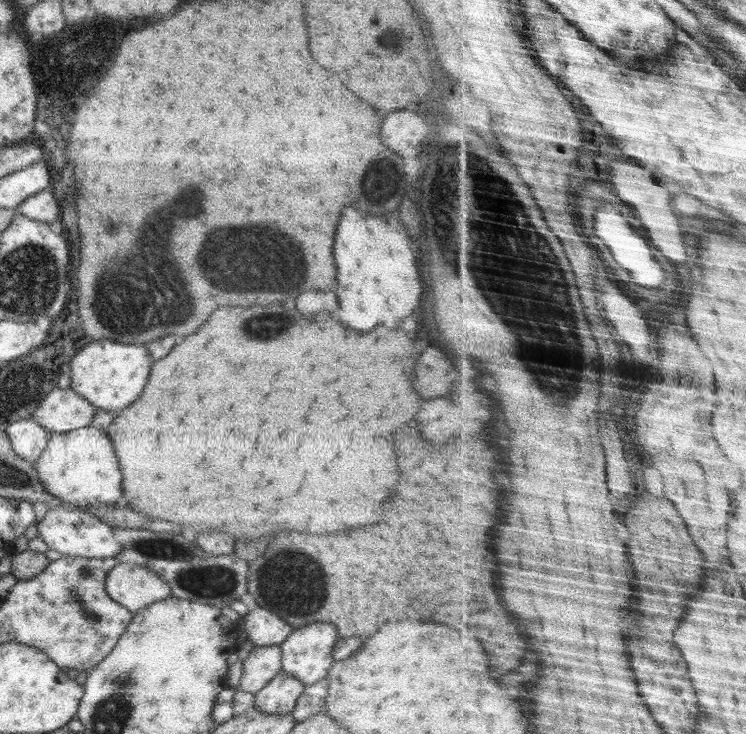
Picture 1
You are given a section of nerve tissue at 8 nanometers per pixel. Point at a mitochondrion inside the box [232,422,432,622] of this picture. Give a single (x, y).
(294, 598)

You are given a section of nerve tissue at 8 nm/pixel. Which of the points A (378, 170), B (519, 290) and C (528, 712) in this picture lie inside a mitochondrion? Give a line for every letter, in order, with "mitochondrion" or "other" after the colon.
A: other
B: mitochondrion
C: other

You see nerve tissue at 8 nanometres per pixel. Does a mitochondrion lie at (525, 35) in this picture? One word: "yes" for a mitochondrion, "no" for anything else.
no

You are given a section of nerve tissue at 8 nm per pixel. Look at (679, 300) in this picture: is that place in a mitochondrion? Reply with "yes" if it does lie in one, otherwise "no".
no

